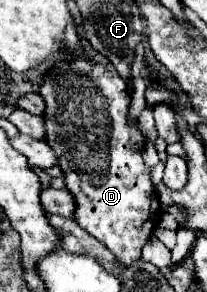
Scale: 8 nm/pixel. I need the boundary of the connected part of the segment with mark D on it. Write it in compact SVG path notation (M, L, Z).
M88 60L58 62L46 76L40 88L40 96L46 100L46 142L60 156L60 168L64 170L66 188L76 200L74 220L94 238L98 238L122 264L132 264L140 258L142 246L150 240L152 230L160 218L160 200L150 182L150 168L142 160L144 136L136 124L128 124L130 94L126 92L124 78L108 66L90 66Z

